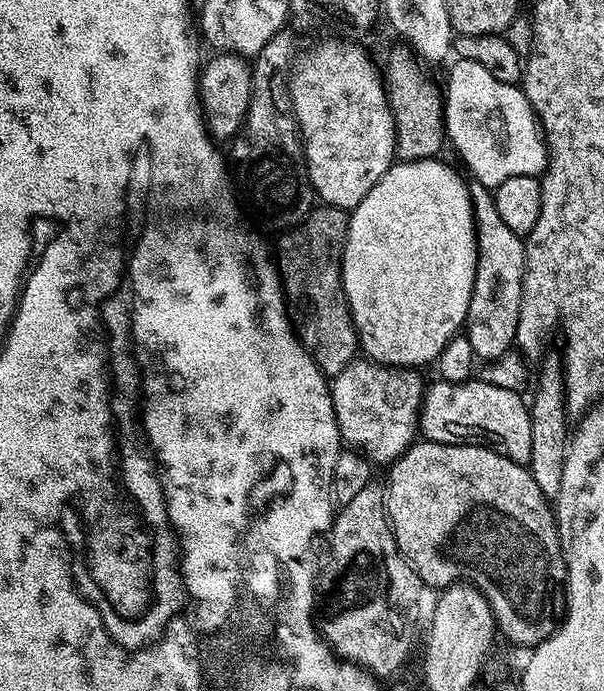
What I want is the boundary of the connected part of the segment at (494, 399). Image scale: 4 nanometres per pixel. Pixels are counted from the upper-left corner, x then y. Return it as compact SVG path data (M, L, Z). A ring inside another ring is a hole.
M473 378L465 384L451 384L441 379L435 383L427 385L420 407L418 432L423 439L439 444L482 444L514 462L527 465L532 413L520 392L503 389L485 378Z

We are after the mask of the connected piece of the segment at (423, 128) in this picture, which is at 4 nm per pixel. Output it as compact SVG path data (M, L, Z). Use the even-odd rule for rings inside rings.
M397 43L397 48L388 52L388 72L383 73L384 83L388 90L388 101L392 117L396 123L396 156L400 160L431 160L439 157L440 147L445 147L446 133L444 131L444 97L441 89L427 76L425 65L421 63L415 52L407 44Z

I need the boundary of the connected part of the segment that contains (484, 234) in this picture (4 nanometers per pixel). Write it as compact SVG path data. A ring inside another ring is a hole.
M469 183L472 213L476 223L476 273L468 307L466 335L474 346L477 361L496 362L513 351L518 330L518 314L524 293L524 240L509 230L498 214L493 189Z

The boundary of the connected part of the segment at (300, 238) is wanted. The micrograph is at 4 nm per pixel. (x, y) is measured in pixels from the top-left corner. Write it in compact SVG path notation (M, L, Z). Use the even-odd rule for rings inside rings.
M313 207L303 222L281 235L284 237L280 240L280 256L278 252L280 284L284 288L284 303L288 305L292 327L296 329L305 350L329 378L346 370L346 366L357 359L360 347L360 339L352 321L352 311L344 293L344 283L340 281L340 263L344 257L344 244L348 241L348 217L349 213L343 208Z

